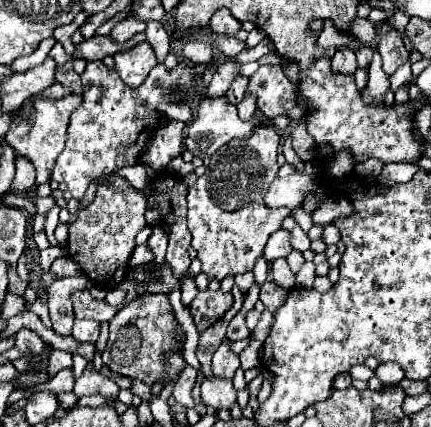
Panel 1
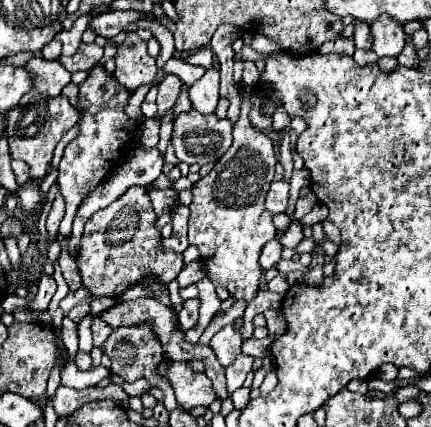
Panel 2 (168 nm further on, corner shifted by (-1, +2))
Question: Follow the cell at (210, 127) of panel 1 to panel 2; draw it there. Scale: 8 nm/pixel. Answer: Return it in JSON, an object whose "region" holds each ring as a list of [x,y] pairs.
{"region":[[[197,111],[179,113],[173,121],[173,135],[171,145],[175,149],[175,155],[179,161],[187,165],[205,165],[211,161],[217,161],[229,147],[231,147],[231,123],[227,119],[217,119],[215,115],[197,115]]]}

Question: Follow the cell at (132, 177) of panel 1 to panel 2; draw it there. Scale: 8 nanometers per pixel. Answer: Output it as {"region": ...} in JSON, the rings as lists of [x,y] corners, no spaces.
{"region":[[[64,237],[62,243],[63,246],[59,257],[59,266],[70,291],[76,291],[82,286],[82,283],[81,276],[79,275],[79,271],[77,269],[76,261],[68,253],[67,247],[69,244],[69,237]]]}

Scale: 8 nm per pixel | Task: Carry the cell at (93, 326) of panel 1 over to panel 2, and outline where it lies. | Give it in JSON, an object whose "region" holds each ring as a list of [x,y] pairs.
{"region":[[[95,317],[93,325],[91,325],[91,331],[93,331],[93,345],[101,347],[113,329],[101,317]]]}

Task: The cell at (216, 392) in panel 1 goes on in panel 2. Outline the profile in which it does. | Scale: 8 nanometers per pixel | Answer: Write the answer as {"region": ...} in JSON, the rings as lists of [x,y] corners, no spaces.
{"region":[[[163,361],[159,363],[157,373],[171,383],[177,405],[187,411],[197,405],[207,407],[217,399],[217,395],[213,395],[213,387],[209,387],[207,375],[193,371],[185,361]]]}

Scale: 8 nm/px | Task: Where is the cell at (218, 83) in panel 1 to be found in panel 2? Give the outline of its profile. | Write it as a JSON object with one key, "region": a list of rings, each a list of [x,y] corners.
{"region":[[[207,69],[207,73],[189,89],[191,107],[201,115],[211,115],[219,101],[219,71]]]}

